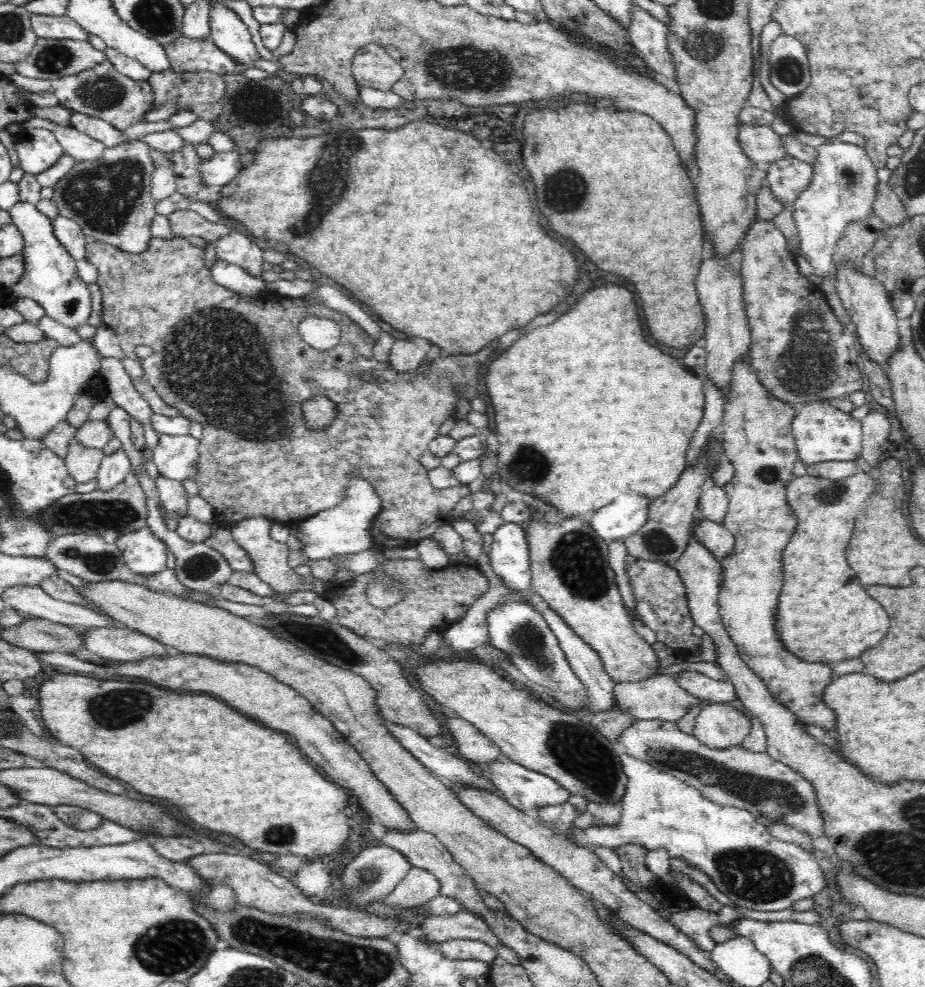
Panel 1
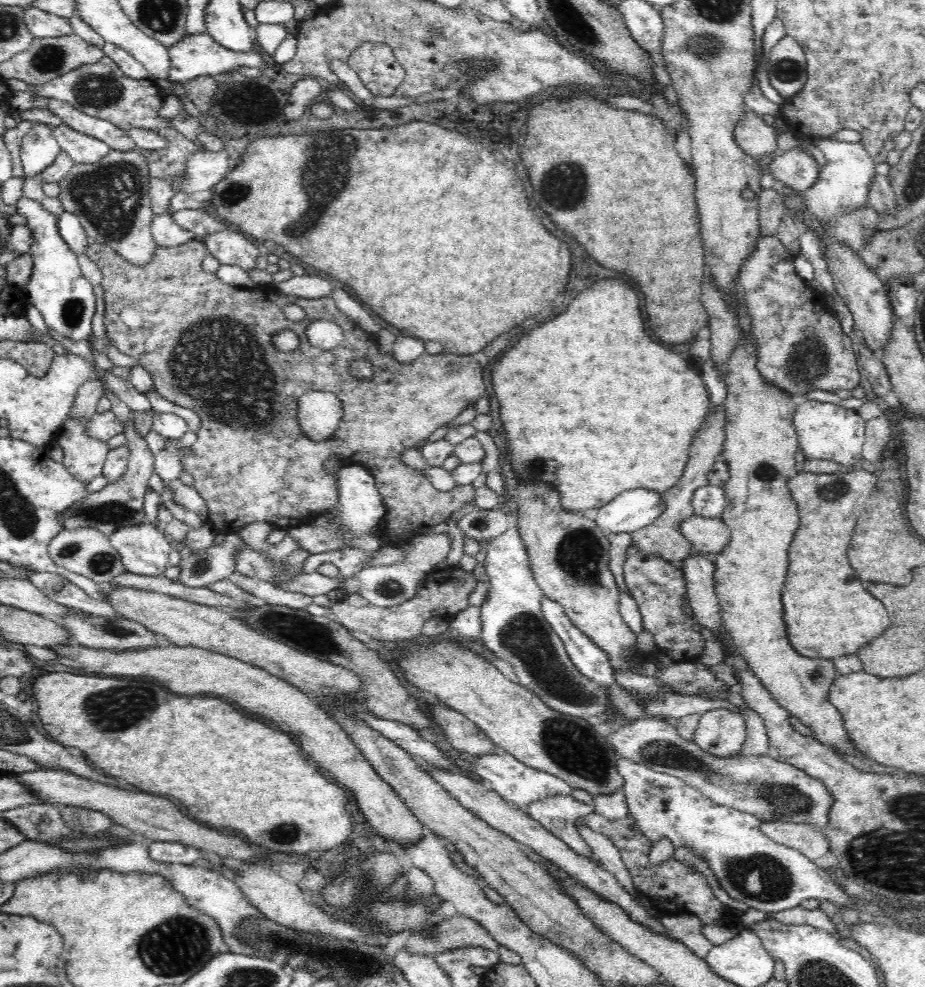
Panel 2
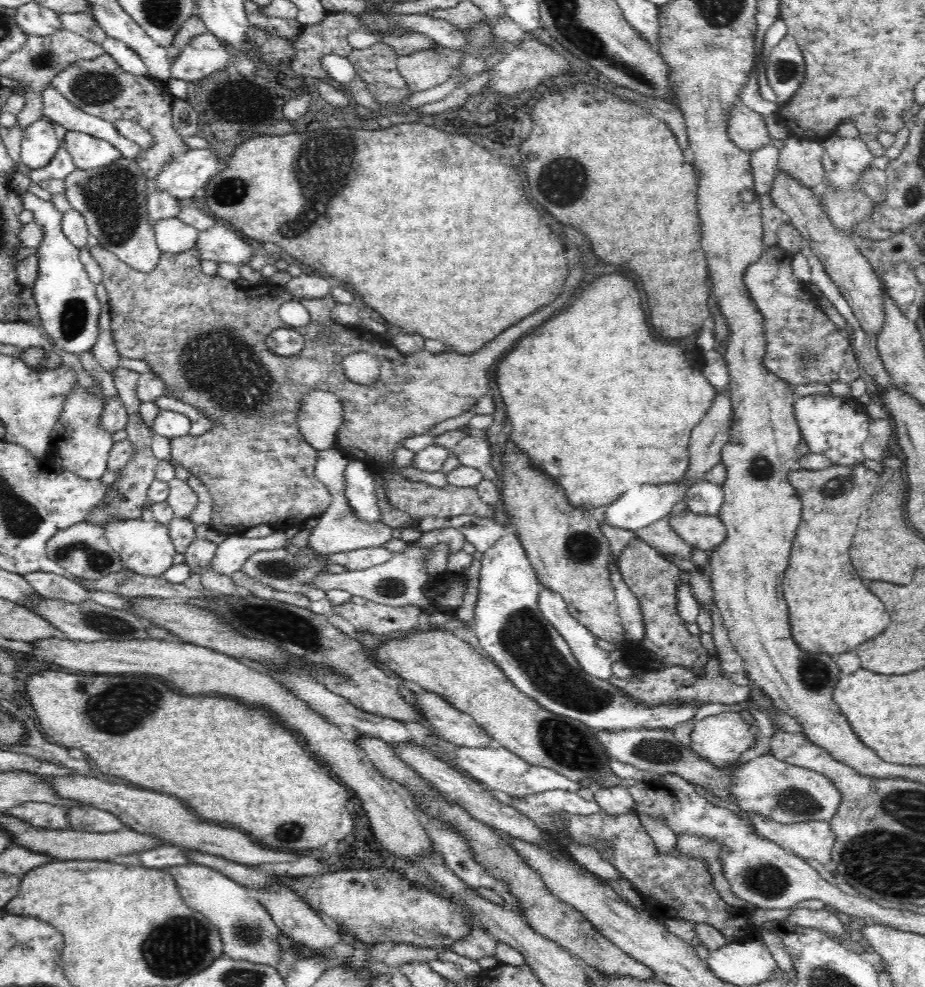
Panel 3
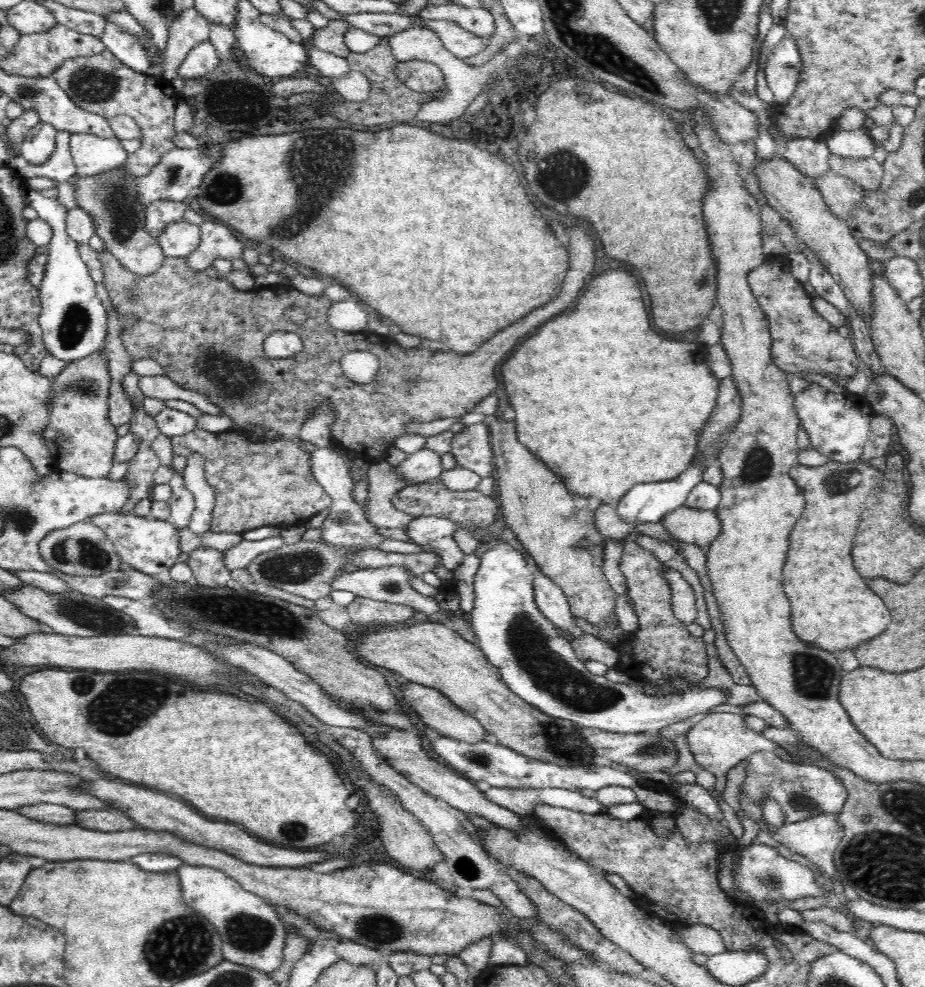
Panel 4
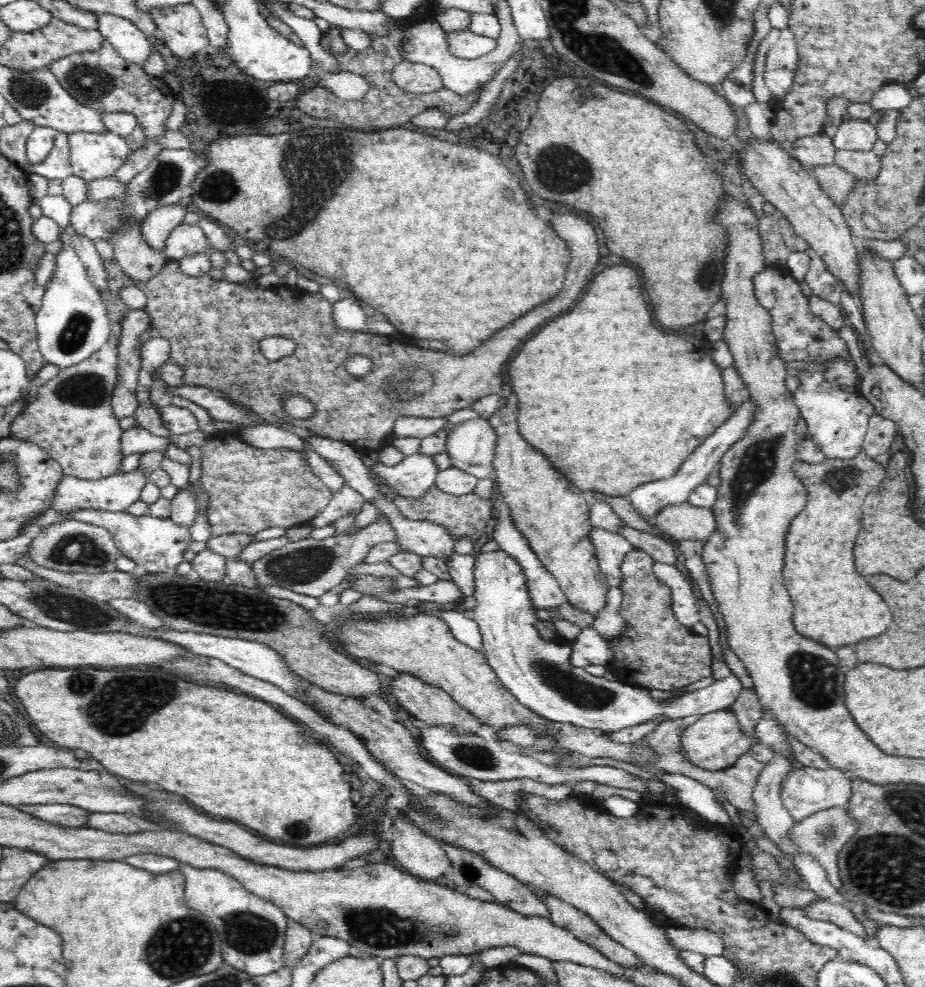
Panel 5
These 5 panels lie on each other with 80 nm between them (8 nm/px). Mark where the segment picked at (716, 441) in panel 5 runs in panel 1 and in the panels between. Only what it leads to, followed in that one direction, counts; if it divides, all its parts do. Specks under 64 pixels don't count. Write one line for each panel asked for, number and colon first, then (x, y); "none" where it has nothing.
1: (619, 519)
2: (635, 509)
3: (640, 506)
4: (644, 503)

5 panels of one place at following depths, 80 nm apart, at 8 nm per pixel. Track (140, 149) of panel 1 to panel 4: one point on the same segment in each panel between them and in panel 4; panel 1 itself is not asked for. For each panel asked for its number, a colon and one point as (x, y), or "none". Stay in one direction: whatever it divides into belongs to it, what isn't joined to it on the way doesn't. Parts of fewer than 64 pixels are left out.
2: (111, 198)
3: (113, 199)
4: (111, 197)

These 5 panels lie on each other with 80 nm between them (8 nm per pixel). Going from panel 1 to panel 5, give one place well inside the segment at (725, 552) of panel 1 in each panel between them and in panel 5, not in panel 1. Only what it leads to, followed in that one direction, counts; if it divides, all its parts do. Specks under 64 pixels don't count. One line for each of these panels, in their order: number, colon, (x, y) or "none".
2: (710, 536)
3: (703, 531)
4: (701, 527)
5: (683, 521)

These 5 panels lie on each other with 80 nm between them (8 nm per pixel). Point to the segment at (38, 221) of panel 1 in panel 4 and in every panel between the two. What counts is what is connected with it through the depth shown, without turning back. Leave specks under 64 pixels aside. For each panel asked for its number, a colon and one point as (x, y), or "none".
2: (57, 288)
3: (69, 309)
4: (74, 321)

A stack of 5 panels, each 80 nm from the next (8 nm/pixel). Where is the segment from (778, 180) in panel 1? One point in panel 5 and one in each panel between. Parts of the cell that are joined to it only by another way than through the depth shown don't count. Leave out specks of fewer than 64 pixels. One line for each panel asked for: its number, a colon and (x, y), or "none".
2: (797, 171)
3: (801, 159)
4: (810, 156)
5: (818, 150)

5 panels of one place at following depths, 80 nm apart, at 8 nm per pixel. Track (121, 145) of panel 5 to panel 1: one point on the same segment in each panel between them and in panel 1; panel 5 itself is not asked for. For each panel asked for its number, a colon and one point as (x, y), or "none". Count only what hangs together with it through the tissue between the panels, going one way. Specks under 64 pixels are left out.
1: (80, 146)
2: (83, 149)
3: (88, 152)
4: (91, 154)

